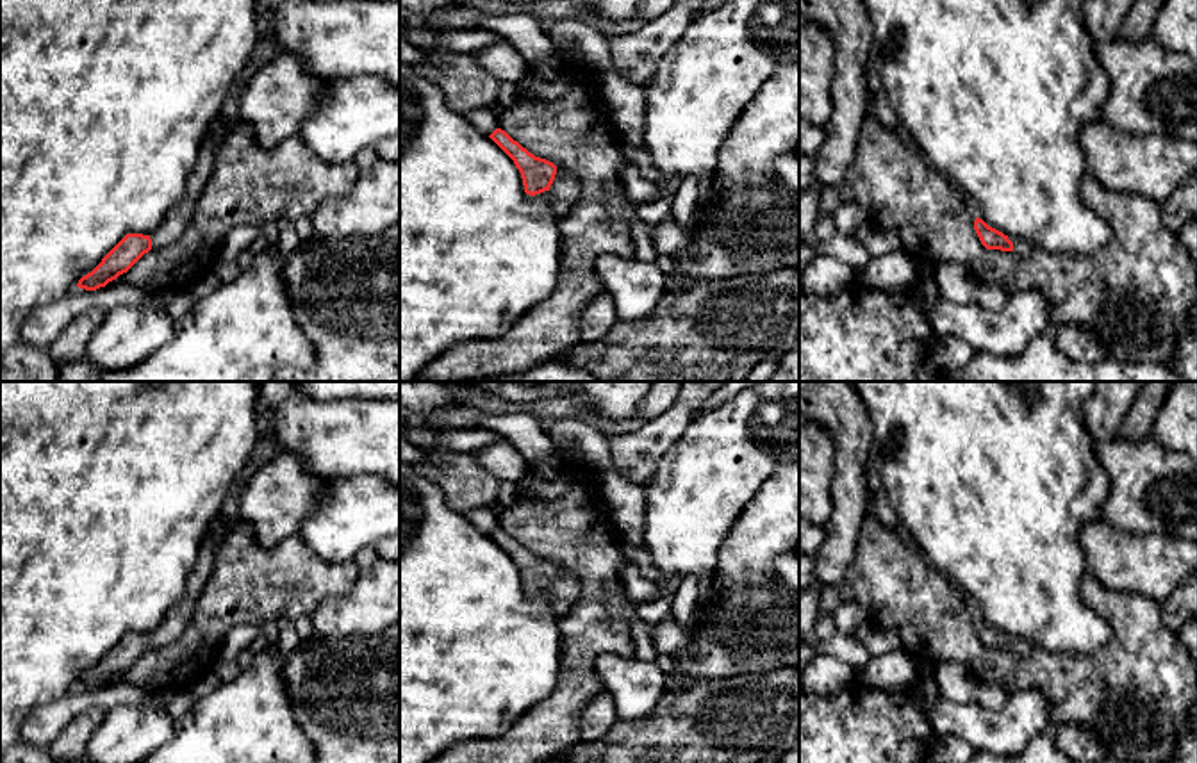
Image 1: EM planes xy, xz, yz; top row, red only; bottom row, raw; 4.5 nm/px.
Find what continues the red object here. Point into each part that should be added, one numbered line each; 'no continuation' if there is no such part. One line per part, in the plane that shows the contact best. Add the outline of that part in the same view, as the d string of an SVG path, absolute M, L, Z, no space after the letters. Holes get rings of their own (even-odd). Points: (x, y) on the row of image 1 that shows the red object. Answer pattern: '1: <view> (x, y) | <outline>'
1: xz (564, 189) | M557 168L555 180L549 187L549 201L553 212L558 217L565 216L573 209L578 194L580 194L578 178L569 175L565 169Z

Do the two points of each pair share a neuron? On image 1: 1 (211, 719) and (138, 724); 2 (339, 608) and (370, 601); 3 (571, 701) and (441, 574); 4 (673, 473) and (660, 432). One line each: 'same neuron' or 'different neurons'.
1: different neurons
2: same neuron
3: different neurons
4: different neurons

